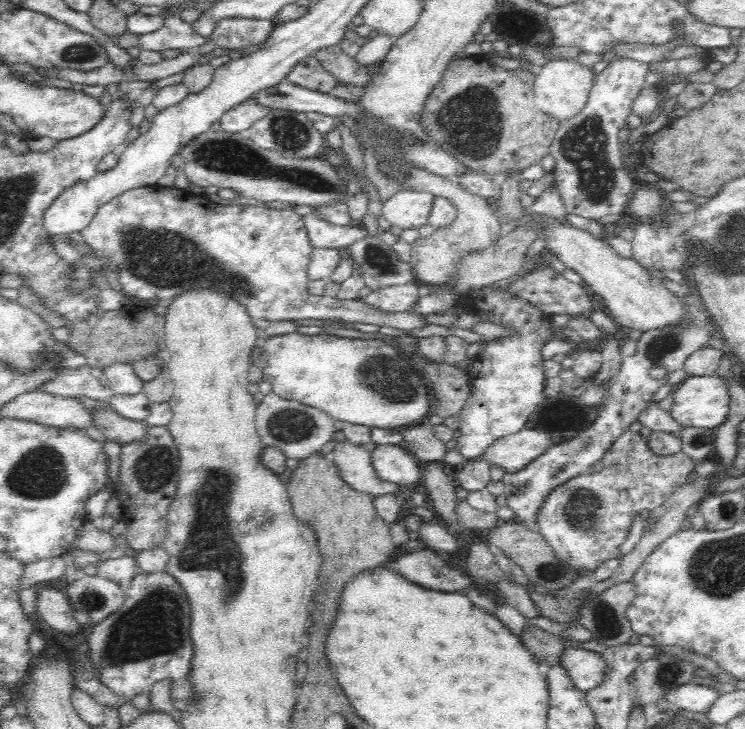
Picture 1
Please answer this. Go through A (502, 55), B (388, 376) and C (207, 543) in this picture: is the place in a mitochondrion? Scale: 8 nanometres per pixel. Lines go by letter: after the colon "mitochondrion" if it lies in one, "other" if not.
A: other
B: mitochondrion
C: mitochondrion

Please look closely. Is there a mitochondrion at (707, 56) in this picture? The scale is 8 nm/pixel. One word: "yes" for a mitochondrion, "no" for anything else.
no

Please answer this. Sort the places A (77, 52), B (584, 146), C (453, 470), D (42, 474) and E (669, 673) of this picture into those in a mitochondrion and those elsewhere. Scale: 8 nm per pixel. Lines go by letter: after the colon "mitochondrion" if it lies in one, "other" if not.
A: mitochondrion
B: mitochondrion
C: other
D: mitochondrion
E: mitochondrion

